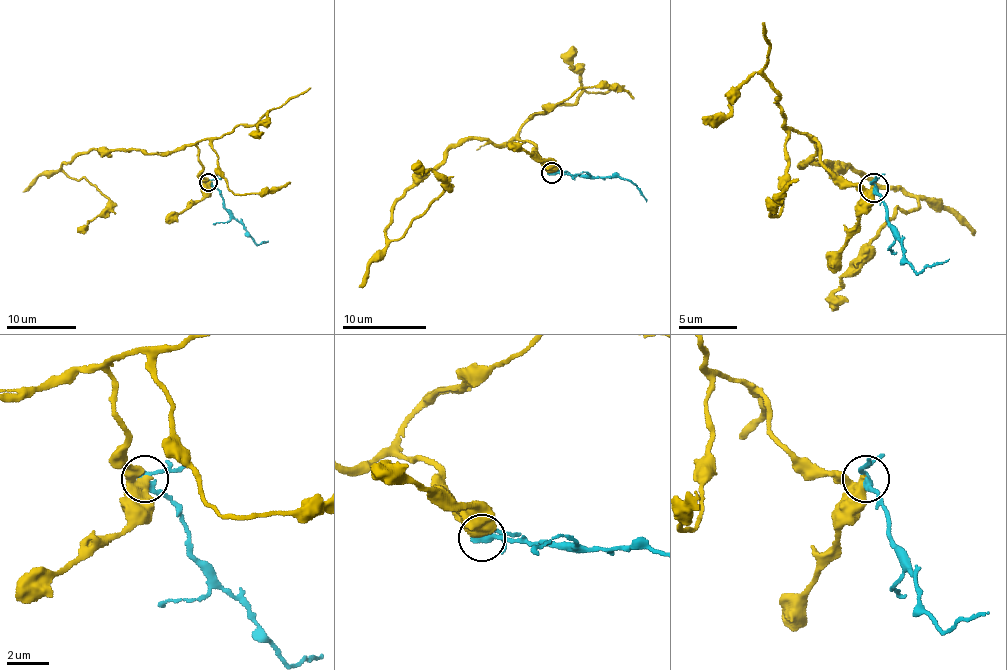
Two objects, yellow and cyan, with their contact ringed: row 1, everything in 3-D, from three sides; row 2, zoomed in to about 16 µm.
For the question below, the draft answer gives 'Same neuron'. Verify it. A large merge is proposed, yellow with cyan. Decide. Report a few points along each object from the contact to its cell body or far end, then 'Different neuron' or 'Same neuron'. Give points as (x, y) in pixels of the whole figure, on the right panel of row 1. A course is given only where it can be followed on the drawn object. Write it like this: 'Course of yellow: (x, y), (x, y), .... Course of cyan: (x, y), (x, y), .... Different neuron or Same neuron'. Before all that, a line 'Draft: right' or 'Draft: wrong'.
Draft: wrong
Course of yellow: (872, 188), (823, 165), (815, 140), (798, 166), (851, 165), (919, 206), (898, 208), (841, 276), (836, 310). Course of cyan: (875, 188), (915, 271), (950, 259). Different neuron

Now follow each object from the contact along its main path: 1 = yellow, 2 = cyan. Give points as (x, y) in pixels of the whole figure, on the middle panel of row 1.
1: (552, 171), (527, 142), (462, 139), (395, 205), (386, 237), (397, 240), (443, 193), (430, 170), (413, 168)
2: (552, 173), (630, 180), (647, 202)

